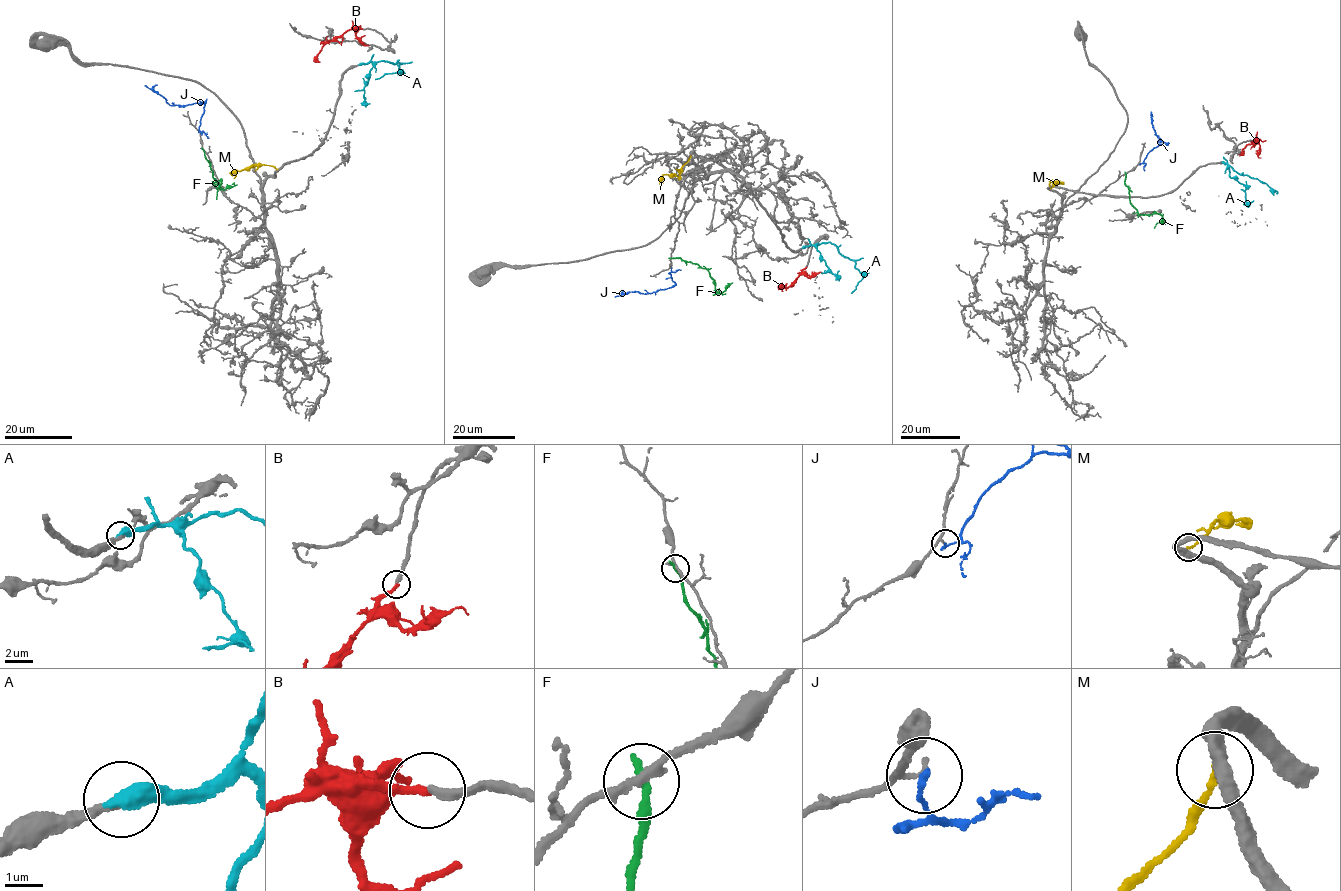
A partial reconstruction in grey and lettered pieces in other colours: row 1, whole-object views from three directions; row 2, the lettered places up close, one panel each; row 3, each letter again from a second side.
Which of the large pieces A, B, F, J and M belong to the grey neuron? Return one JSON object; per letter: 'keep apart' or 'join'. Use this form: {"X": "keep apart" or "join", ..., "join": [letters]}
{"A": "keep apart", "B": "join", "F": "keep apart", "J": "keep apart", "M": "keep apart", "join": ["B"]}

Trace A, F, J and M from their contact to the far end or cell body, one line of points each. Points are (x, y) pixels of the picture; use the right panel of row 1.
A: (1223, 162), (1240, 174), (1260, 180), (1277, 193)
F: (1125, 174), (1131, 205), (1141, 215), (1157, 213), (1162, 222)
J: (1140, 163), (1150, 151), (1166, 144), (1157, 137), (1151, 123), (1151, 111)
M: (1050, 188), (1061, 182), (1049, 181), (1054, 185)

